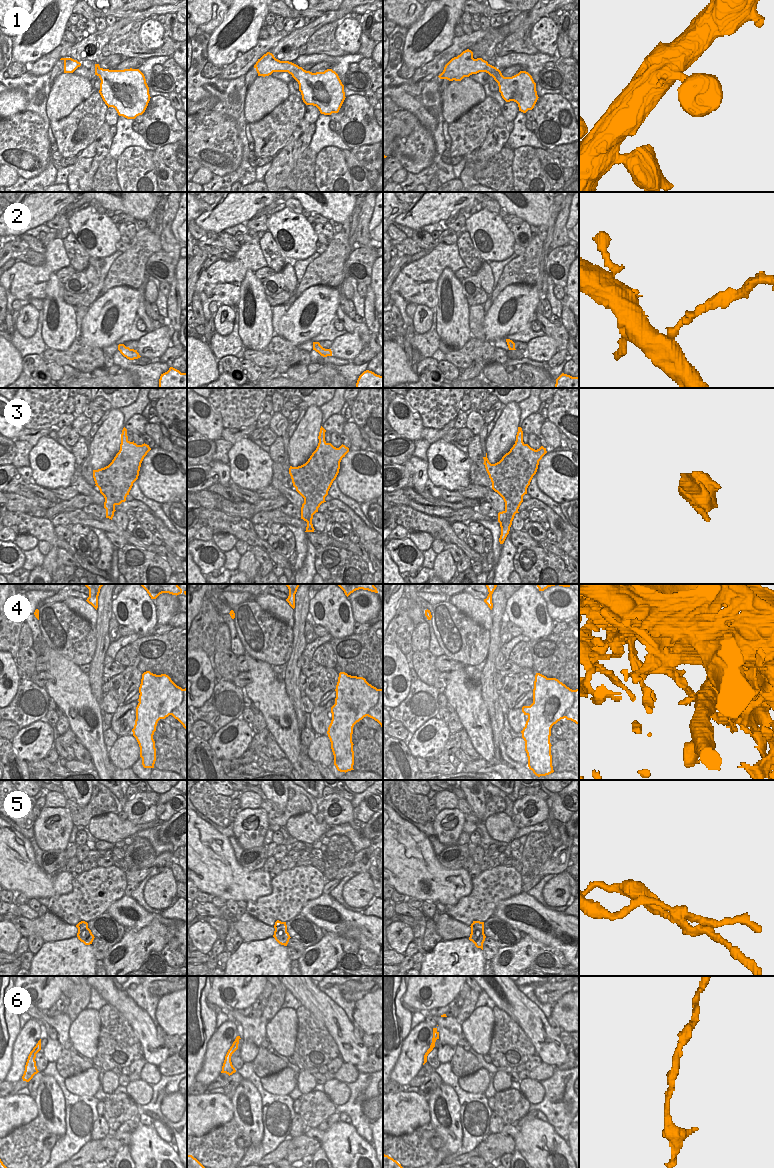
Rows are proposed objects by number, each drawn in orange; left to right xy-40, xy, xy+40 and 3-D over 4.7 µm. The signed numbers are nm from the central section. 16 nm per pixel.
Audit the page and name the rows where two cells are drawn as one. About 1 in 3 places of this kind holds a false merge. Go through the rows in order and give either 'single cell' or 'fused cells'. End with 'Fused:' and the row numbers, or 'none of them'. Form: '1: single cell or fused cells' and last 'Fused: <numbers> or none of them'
1: single cell
2: fused cells
3: fused cells
4: fused cells
5: fused cells
6: single cell
Fused: 2, 3, 4, 5

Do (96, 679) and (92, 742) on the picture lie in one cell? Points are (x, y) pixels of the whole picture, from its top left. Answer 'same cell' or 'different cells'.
different cells

